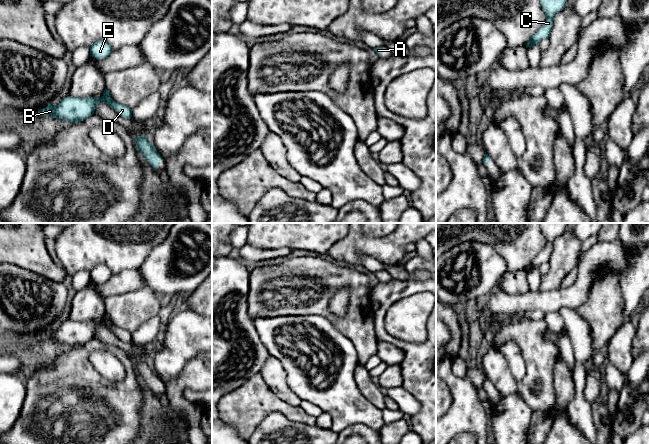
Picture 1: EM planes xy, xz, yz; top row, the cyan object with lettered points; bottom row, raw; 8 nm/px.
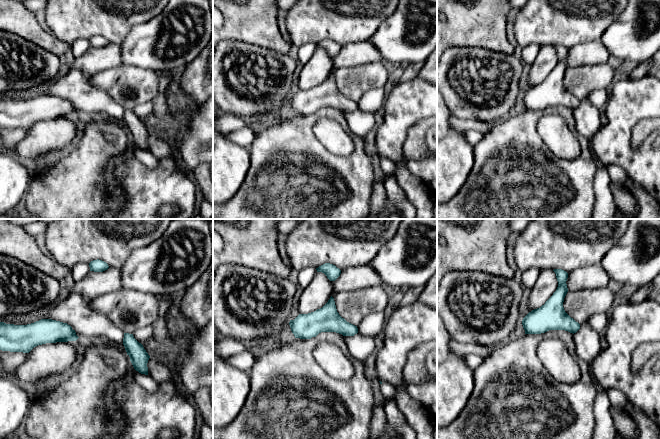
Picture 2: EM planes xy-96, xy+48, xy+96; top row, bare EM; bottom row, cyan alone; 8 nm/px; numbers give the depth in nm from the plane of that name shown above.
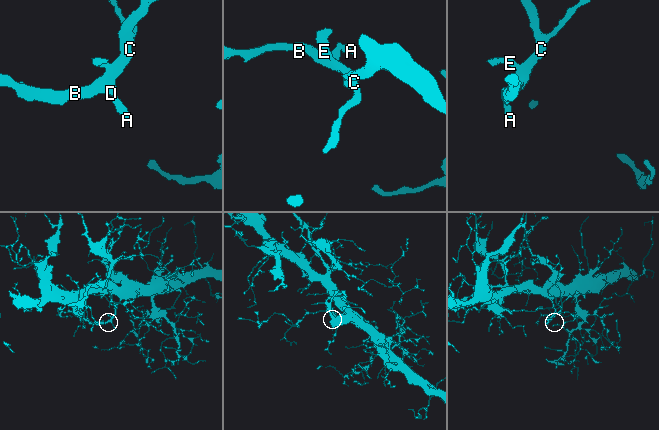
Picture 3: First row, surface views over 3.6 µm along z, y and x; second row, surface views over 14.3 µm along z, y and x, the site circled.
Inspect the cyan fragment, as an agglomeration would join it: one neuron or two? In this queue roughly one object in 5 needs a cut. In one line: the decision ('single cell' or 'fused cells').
single cell

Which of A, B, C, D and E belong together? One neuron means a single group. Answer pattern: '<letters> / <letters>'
A B C D E

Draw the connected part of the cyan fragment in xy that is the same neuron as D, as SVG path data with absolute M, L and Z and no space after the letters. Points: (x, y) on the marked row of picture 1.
M106 88L102 97L78 98L67 96L58 105L49 104L44 109L39 110L39 114L67 120L71 123L80 122L94 114L100 101L108 104L121 117L125 119L132 117L132 109L123 104L116 103L111 98L111 95Z

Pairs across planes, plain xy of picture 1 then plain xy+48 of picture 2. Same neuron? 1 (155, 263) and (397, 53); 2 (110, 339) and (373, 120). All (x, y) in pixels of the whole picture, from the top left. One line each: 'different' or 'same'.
1: same
2: same

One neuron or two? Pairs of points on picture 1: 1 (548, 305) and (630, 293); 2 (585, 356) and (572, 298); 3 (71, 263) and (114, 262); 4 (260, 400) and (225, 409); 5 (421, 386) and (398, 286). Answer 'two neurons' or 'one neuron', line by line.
1: two neurons
2: two neurons
3: one neuron
4: one neuron
5: one neuron

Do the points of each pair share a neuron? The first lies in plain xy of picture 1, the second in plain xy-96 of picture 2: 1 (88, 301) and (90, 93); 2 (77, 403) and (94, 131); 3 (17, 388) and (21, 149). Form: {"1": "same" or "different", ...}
{"1": "same", "2": "same", "3": "different"}

